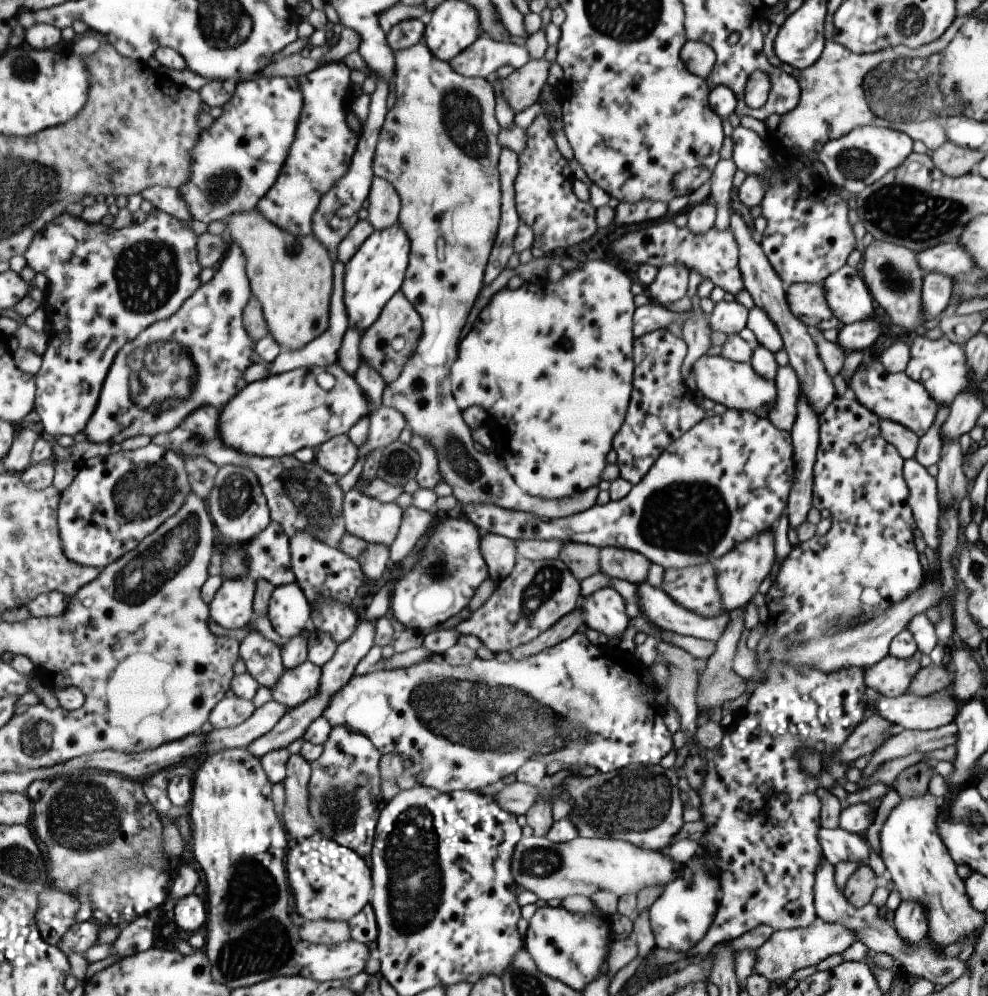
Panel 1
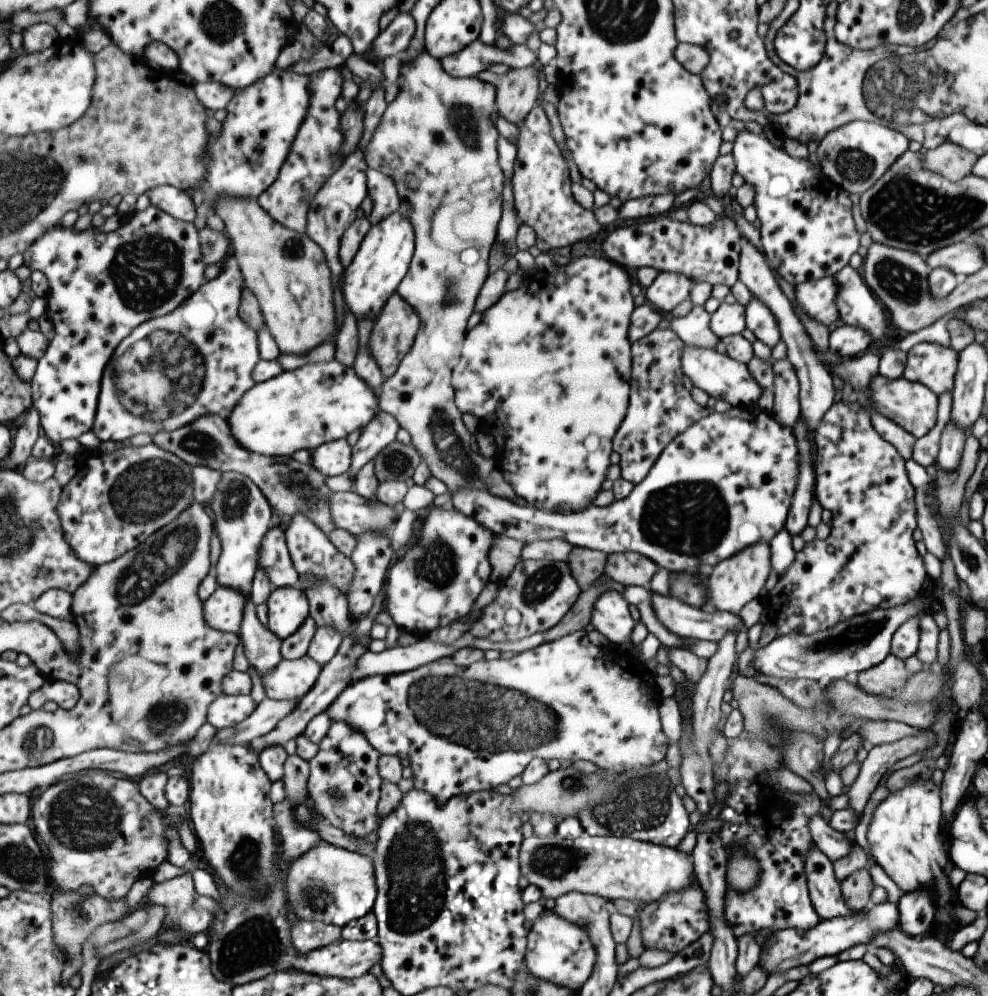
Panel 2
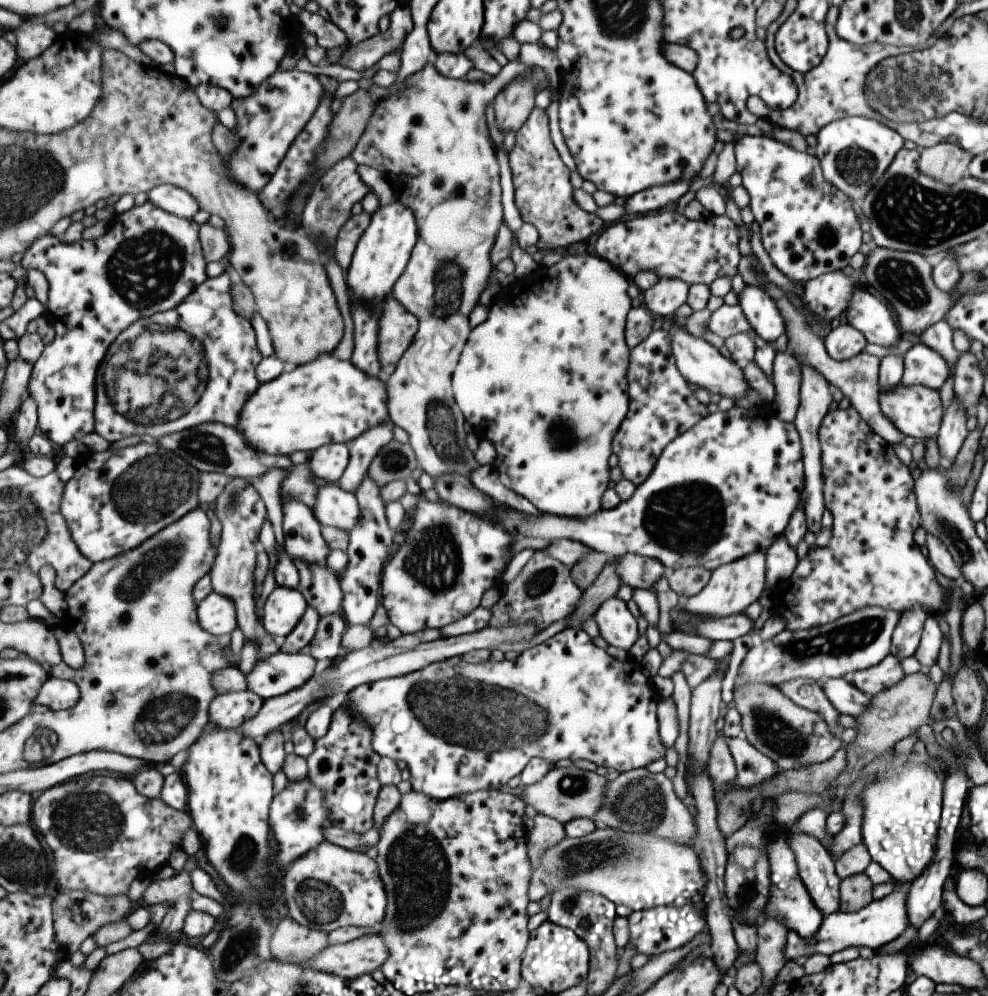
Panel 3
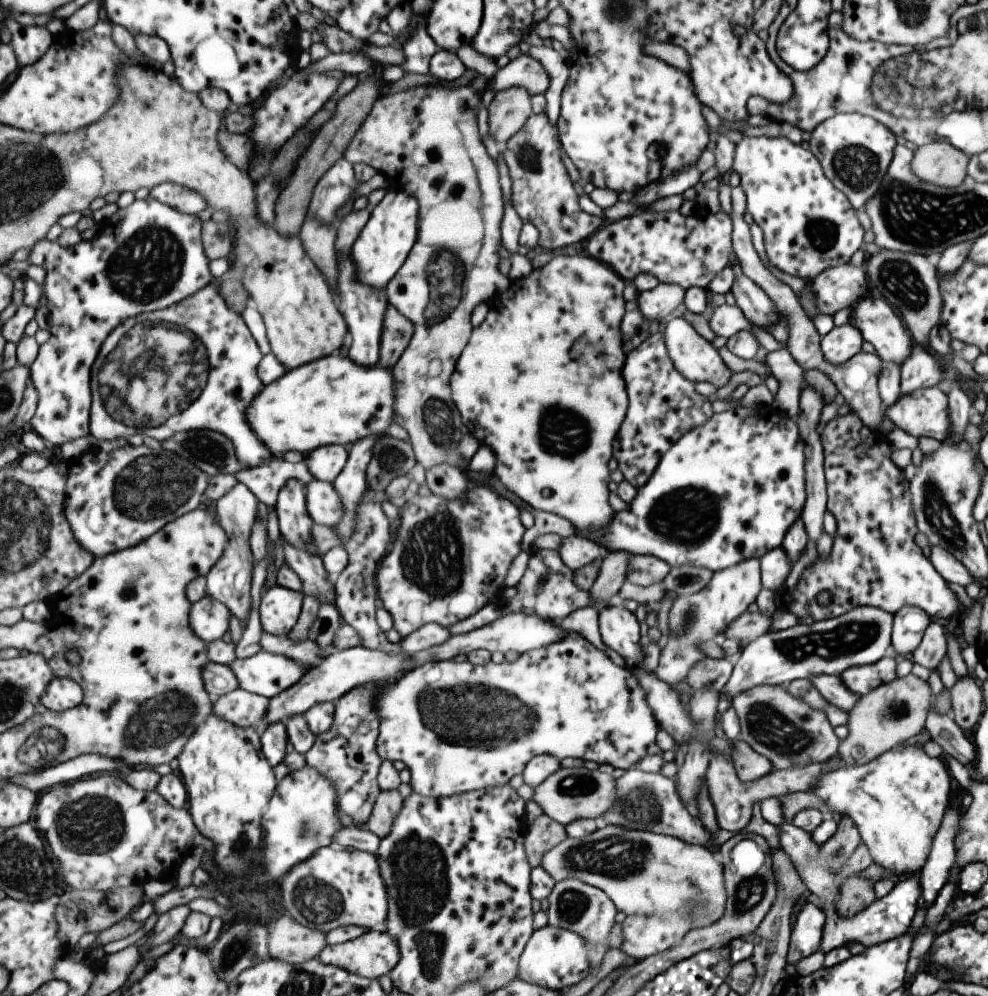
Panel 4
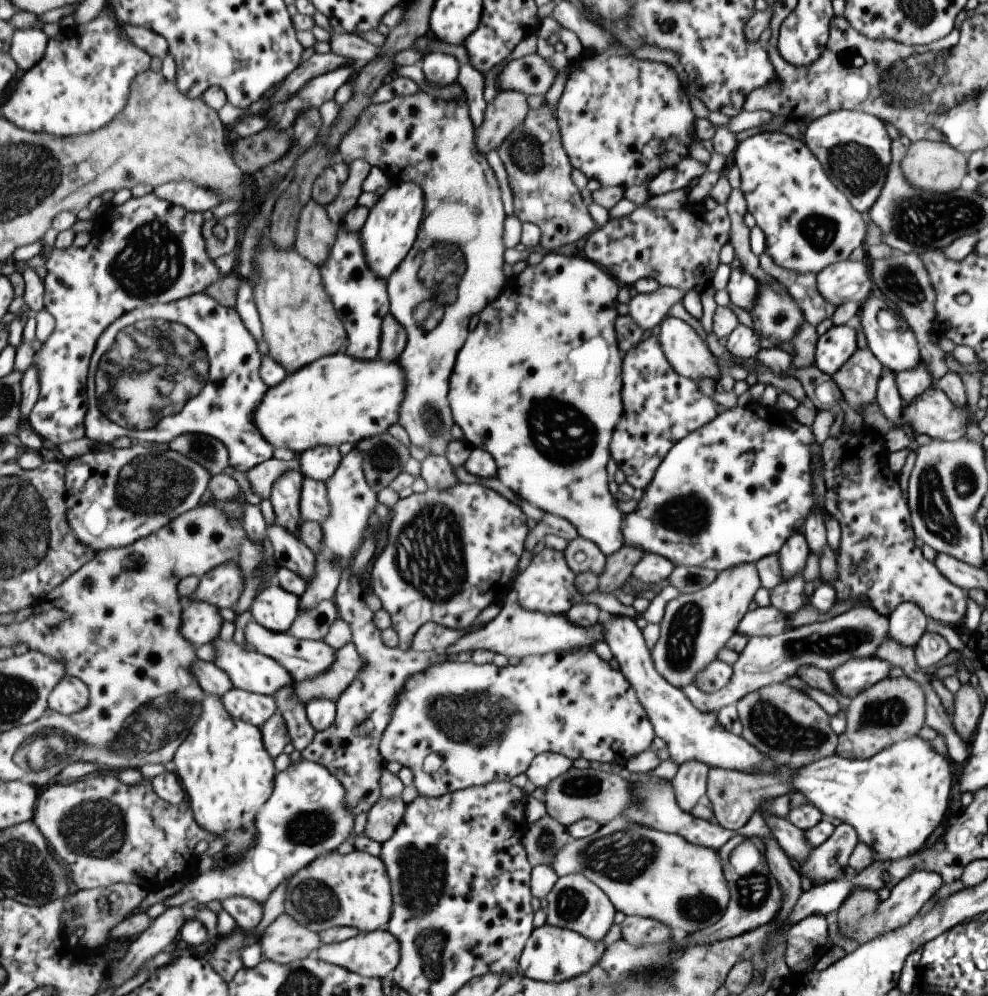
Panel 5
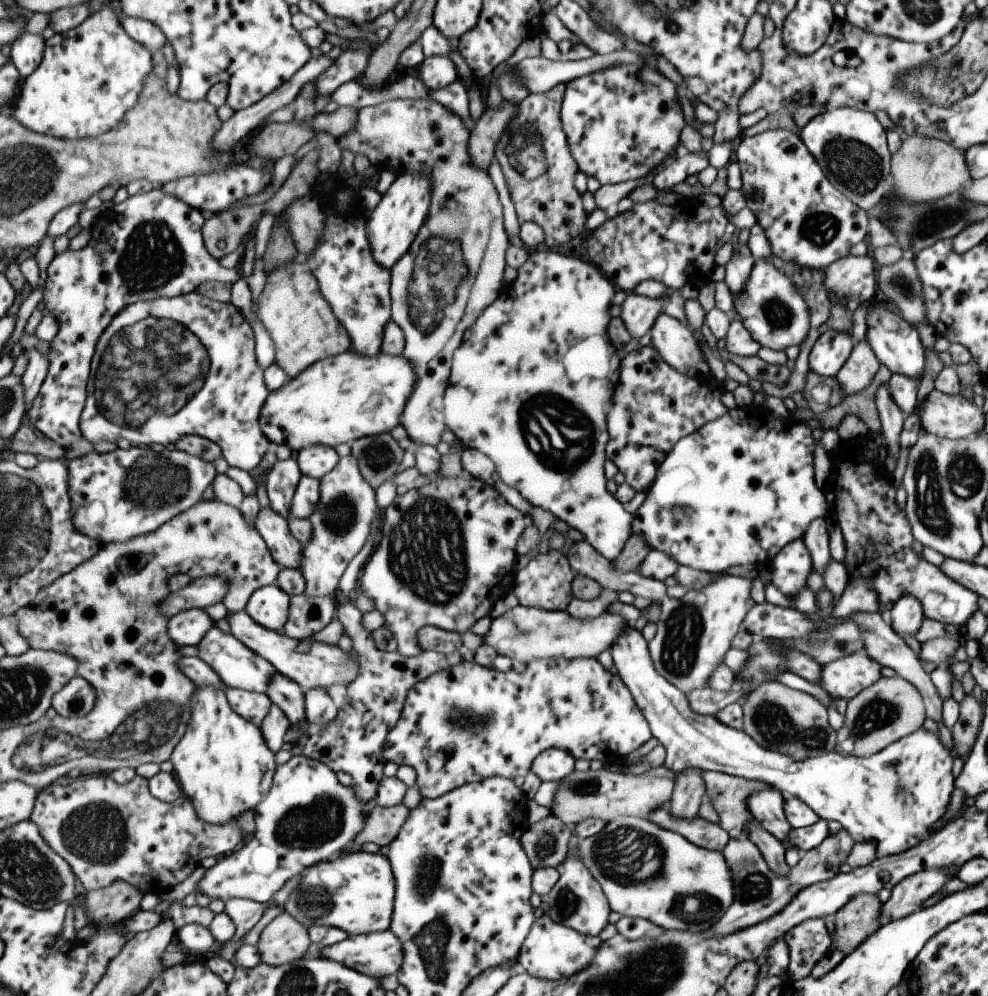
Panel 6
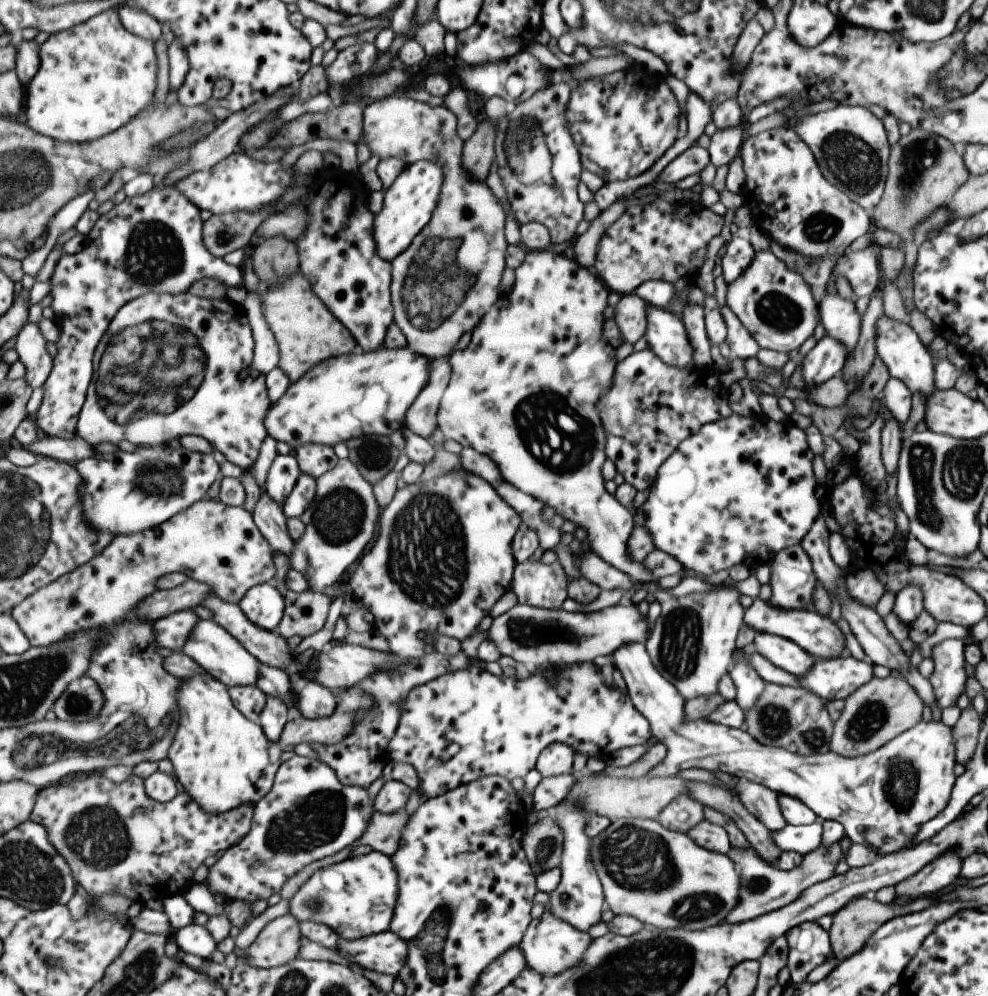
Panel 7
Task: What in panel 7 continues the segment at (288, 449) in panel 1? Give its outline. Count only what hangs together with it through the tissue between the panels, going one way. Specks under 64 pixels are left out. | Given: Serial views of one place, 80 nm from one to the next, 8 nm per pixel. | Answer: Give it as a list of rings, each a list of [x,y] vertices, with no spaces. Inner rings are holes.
[[[383,346],[380,350],[365,354],[357,349],[351,354],[345,354],[329,361],[321,362],[312,369],[299,382],[291,387],[281,399],[274,402],[267,418],[268,436],[278,442],[287,442],[293,451],[309,444],[323,444],[335,446],[339,442],[346,444],[353,438],[362,435],[391,436],[393,432],[406,429],[408,412],[412,409],[413,402],[417,402],[425,386],[432,380],[433,358],[419,356],[409,346],[399,350],[389,350]]]

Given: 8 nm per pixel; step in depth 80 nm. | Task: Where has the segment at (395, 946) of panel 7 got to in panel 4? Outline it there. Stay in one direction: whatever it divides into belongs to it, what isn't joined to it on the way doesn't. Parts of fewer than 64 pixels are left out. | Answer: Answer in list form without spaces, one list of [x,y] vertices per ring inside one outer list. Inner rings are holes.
[[[379,928],[344,944],[328,945],[319,958],[325,965],[337,966],[364,978],[379,979],[385,974],[390,975],[395,966],[398,966],[401,956],[397,940],[385,928]]]

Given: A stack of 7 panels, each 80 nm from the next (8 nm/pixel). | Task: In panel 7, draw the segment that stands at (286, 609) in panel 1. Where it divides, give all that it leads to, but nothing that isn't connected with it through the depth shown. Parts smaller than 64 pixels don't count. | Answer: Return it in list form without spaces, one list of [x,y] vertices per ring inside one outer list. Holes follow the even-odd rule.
[[[275,583],[253,586],[240,608],[256,626],[267,631],[277,631],[285,617],[285,596],[277,590]]]

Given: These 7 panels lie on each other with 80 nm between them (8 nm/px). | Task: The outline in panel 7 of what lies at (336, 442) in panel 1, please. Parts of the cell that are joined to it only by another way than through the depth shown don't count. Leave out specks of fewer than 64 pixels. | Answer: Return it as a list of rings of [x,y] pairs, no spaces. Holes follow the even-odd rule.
[[[309,444],[294,451],[302,473],[319,479],[323,474],[333,470],[340,460],[331,446]]]

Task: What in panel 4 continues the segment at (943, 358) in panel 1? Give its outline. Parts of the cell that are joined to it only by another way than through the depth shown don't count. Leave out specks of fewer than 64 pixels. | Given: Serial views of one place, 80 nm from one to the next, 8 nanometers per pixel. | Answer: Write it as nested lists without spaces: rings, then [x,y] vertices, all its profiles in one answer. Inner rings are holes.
[[[914,346],[909,358],[900,368],[901,395],[913,394],[913,390],[930,388],[938,385],[943,379],[943,367],[927,348]]]

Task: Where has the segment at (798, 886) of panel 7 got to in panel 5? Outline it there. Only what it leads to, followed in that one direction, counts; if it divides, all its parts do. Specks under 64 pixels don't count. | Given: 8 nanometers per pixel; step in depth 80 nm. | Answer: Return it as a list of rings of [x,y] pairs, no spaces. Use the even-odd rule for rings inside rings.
[[[835,823],[831,836],[819,846],[813,847],[809,856],[799,864],[798,875],[806,885],[846,876],[847,860],[857,842],[857,836],[849,824]],[[733,836],[721,849],[717,851],[719,859],[721,860],[721,867],[723,870],[723,876],[727,882],[727,889],[729,890],[729,900],[725,912],[721,915],[718,922],[715,922],[712,926],[699,931],[693,931],[689,938],[683,938],[683,944],[711,944],[711,942],[719,942],[719,940],[728,940],[749,932],[749,930],[755,930],[759,926],[770,923],[776,916],[781,906],[781,888],[775,878],[767,870],[767,864],[761,862],[753,874],[749,876],[739,876],[733,868],[729,868],[727,860],[729,860],[729,854],[731,850],[741,844],[743,840],[741,836]]]

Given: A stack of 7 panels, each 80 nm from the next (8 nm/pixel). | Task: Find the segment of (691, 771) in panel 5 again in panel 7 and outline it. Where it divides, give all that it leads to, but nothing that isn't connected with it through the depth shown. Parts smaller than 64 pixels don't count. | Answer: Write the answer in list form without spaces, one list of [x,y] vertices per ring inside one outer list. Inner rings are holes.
[[[677,796],[665,806],[656,821],[665,830],[685,834],[689,828],[693,828],[703,820],[703,807],[699,802],[691,800],[689,796]]]

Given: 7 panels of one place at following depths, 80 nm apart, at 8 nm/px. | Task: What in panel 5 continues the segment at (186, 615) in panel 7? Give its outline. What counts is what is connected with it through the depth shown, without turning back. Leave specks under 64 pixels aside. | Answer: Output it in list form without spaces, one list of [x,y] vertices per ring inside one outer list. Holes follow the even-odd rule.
[[[193,602],[189,608],[184,608],[181,614],[181,634],[195,646],[212,644],[215,638],[219,638],[224,621],[219,607],[209,602]]]

